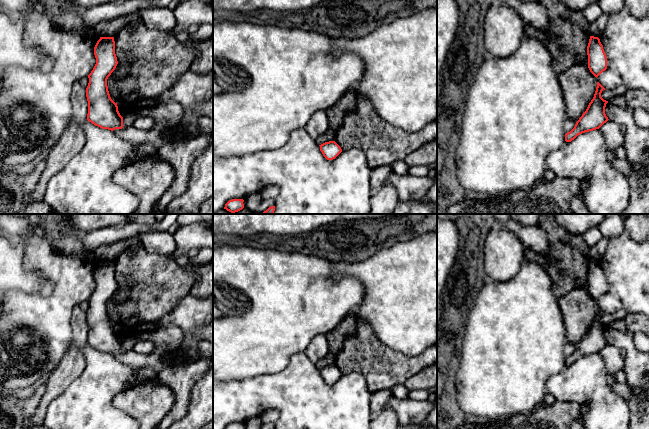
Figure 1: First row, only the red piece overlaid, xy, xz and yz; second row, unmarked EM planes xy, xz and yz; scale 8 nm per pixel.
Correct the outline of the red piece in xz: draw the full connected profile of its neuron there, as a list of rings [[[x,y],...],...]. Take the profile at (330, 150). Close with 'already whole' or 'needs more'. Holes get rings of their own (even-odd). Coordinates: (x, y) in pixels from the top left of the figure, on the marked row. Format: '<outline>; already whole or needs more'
[[[335,141],[325,142],[320,146],[320,151],[327,160],[335,159],[341,152],[341,147]]]; already whole

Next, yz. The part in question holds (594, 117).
[[[597,82],[594,97],[589,103],[586,111],[576,122],[574,128],[565,134],[566,142],[571,142],[582,133],[599,129],[609,120],[605,114],[605,107],[608,101],[601,97],[603,90],[605,90],[605,88],[599,82]]]; already whole

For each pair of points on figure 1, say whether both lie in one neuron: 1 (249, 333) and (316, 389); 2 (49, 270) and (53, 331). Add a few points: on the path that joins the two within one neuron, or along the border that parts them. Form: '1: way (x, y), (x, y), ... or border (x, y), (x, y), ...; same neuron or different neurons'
1: border (303, 351), (295, 353), (279, 371), (265, 374); different neurons
2: way (59, 285), (59, 305), (53, 312), (53, 316); same neuron

